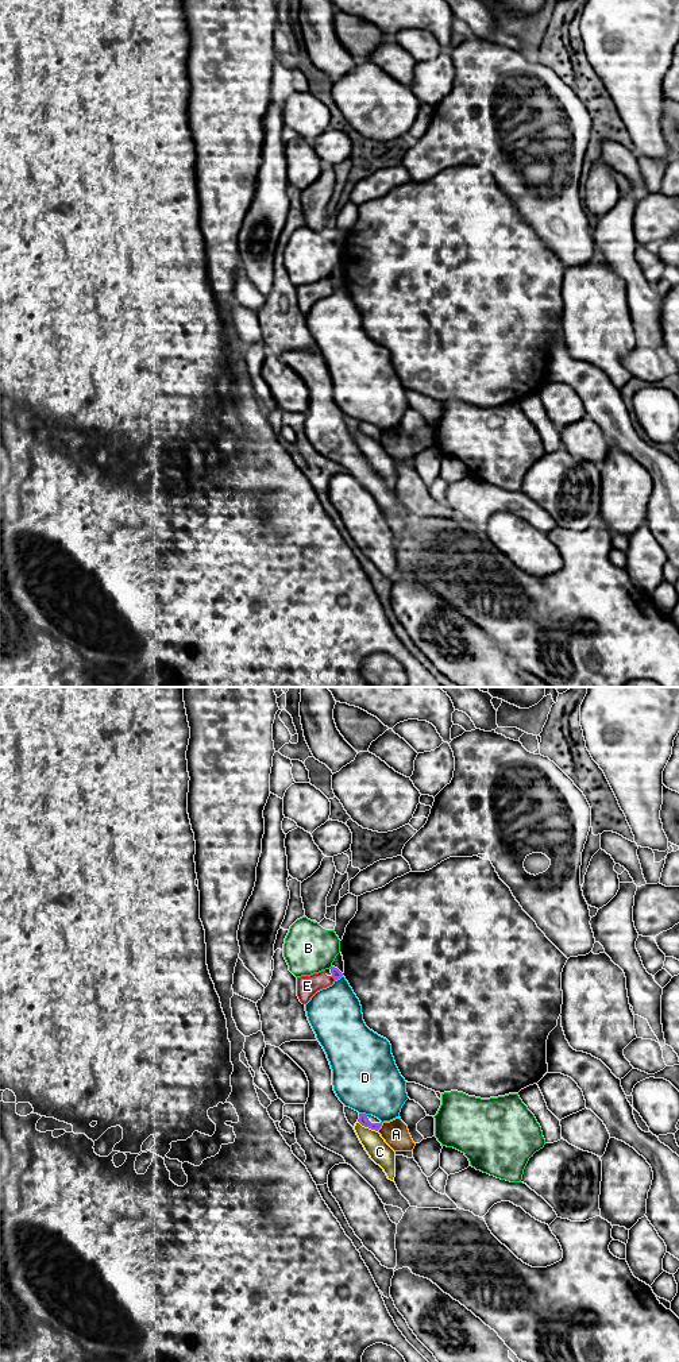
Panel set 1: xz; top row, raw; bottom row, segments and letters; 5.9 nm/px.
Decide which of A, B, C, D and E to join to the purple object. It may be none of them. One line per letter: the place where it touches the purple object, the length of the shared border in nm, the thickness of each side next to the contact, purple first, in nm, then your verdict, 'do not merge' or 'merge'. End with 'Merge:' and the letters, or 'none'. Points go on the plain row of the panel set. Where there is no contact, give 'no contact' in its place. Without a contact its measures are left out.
A: xz (379, 436) | 60 nm | 60/160 nm | do not merge
B: no contact | do not merge
C: xz (367, 435) | 140 nm | 60/140 nm | do not merge
D: xz (338, 286) | 60 nm | 60/320 nm | do not merge
E: xz (334, 286) | 40 nm | 60/130 nm | do not merge
Merge: none

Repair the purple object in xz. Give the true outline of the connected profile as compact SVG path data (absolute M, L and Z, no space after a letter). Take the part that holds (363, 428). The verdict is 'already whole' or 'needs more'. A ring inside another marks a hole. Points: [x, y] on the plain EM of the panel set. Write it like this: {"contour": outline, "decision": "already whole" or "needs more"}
{"contour": "M359 423L358 431L362 435L369 436L375 440L378 440L382 435L382 431L378 427L373 425L373 424L366 424L366 423Z", "decision": "needs more"}

